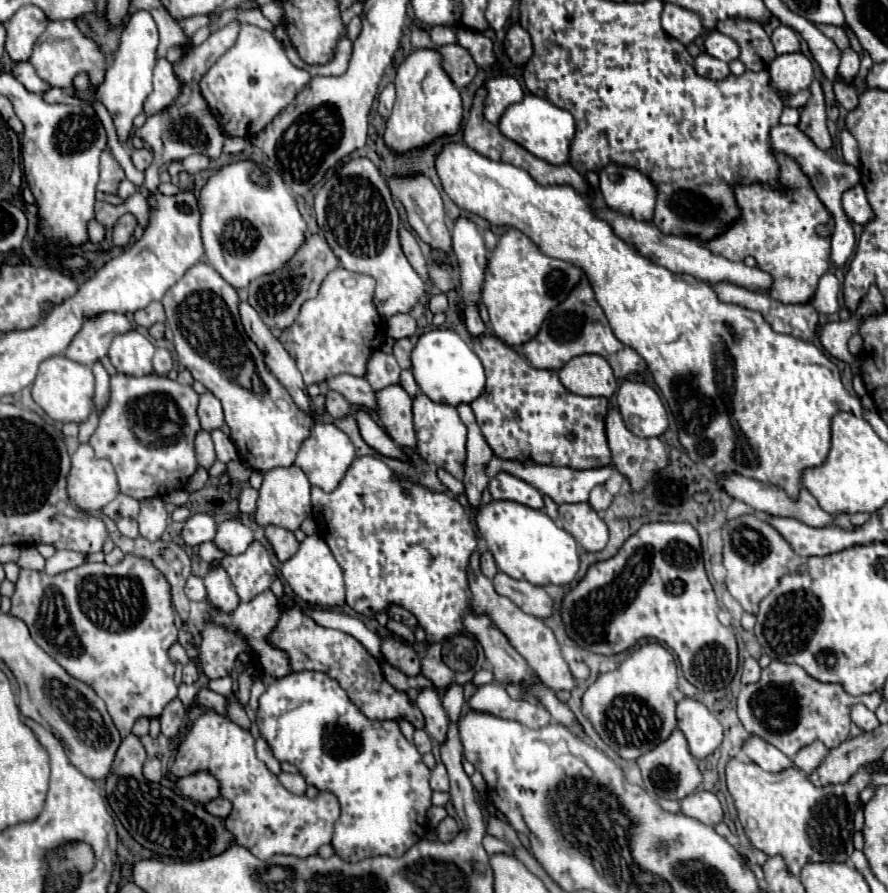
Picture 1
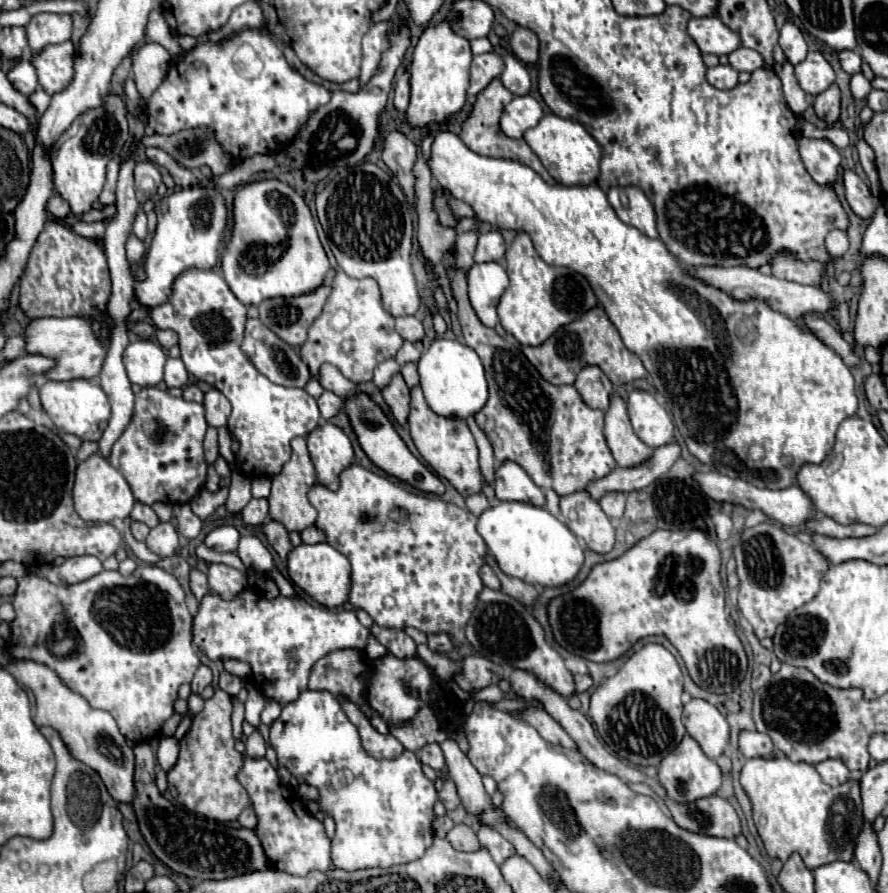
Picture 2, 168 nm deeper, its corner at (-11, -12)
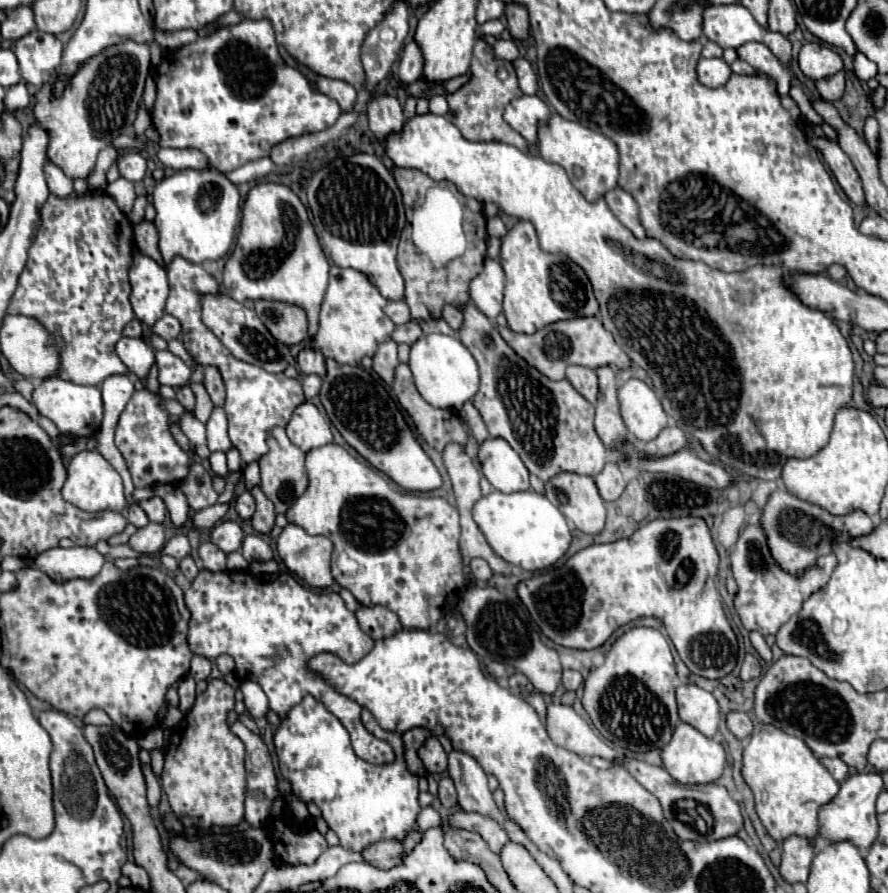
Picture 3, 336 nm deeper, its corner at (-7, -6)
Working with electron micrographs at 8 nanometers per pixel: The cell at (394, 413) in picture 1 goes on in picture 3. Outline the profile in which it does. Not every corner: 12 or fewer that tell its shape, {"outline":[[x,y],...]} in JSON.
{"outline":[[393,340],[379,344],[373,354],[373,370],[393,382],[397,344]]}

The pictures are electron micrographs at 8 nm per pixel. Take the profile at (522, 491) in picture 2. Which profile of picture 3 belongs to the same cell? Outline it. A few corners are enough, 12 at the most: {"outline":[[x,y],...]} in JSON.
{"outline":[[503,438],[477,452],[481,472],[501,492],[529,488],[529,470]]}

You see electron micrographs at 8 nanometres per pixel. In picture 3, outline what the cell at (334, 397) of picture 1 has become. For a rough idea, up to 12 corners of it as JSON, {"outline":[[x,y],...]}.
{"outline":[[303,376],[301,386],[305,398],[313,398],[321,390],[321,378]]}

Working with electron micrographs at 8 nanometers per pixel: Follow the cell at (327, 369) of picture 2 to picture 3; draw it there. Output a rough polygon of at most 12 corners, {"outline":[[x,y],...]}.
{"outline":[[303,348],[297,356],[303,374],[325,376],[325,358],[319,350]]}

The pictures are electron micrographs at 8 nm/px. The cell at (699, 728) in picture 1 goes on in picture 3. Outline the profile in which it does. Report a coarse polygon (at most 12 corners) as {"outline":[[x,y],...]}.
{"outline":[[677,686],[679,718],[713,738],[719,704],[711,692]]}

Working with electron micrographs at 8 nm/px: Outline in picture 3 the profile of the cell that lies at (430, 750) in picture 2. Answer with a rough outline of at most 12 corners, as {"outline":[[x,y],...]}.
{"outline":[[435,736],[419,748],[429,774],[447,770],[447,754]]}

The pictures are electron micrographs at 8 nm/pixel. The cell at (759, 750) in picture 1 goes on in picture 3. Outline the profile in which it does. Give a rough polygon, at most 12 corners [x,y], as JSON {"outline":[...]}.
{"outline":[[729,712],[727,728],[745,740],[753,724],[745,712]]}

